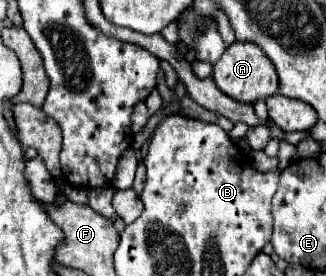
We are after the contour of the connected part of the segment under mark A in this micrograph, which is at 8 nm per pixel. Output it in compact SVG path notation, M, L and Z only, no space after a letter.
M232 43L226 51L224 57L220 57L220 61L214 67L212 73L214 83L218 85L218 89L222 93L226 93L228 97L232 97L238 103L256 103L260 99L268 99L270 95L278 93L278 75L274 71L274 65L268 61L268 57L252 43Z

